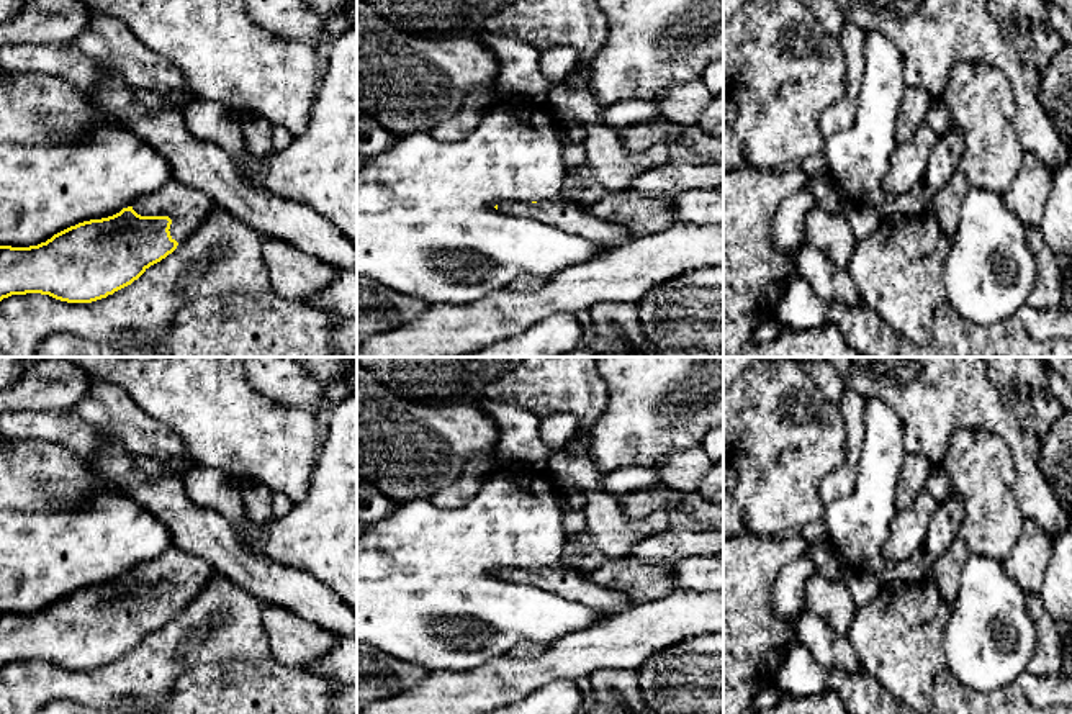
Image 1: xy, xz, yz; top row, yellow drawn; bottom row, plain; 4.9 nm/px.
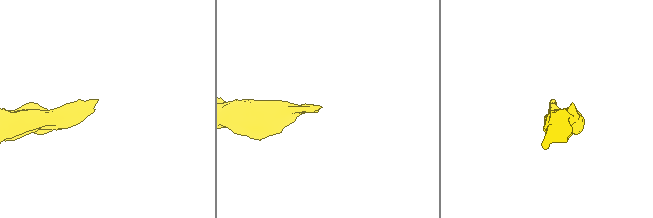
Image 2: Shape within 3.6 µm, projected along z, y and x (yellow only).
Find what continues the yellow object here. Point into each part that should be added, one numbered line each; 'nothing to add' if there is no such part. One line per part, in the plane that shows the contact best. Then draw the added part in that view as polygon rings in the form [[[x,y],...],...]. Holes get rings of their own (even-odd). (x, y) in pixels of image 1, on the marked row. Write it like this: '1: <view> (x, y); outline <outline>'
1: xy (187, 207); outline [[[177,180],[133,203],[133,210],[141,216],[169,216],[170,236],[178,244],[185,242],[216,206],[209,195]]]

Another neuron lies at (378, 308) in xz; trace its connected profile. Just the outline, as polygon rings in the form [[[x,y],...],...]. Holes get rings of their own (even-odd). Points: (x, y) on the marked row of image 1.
[[[357,273],[357,344],[421,316],[429,303]]]

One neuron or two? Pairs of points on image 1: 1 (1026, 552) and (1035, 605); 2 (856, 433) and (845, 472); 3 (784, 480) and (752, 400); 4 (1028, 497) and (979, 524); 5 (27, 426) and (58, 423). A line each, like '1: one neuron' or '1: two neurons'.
1: two neurons
2: one neuron
3: one neuron
4: two neurons
5: one neuron

